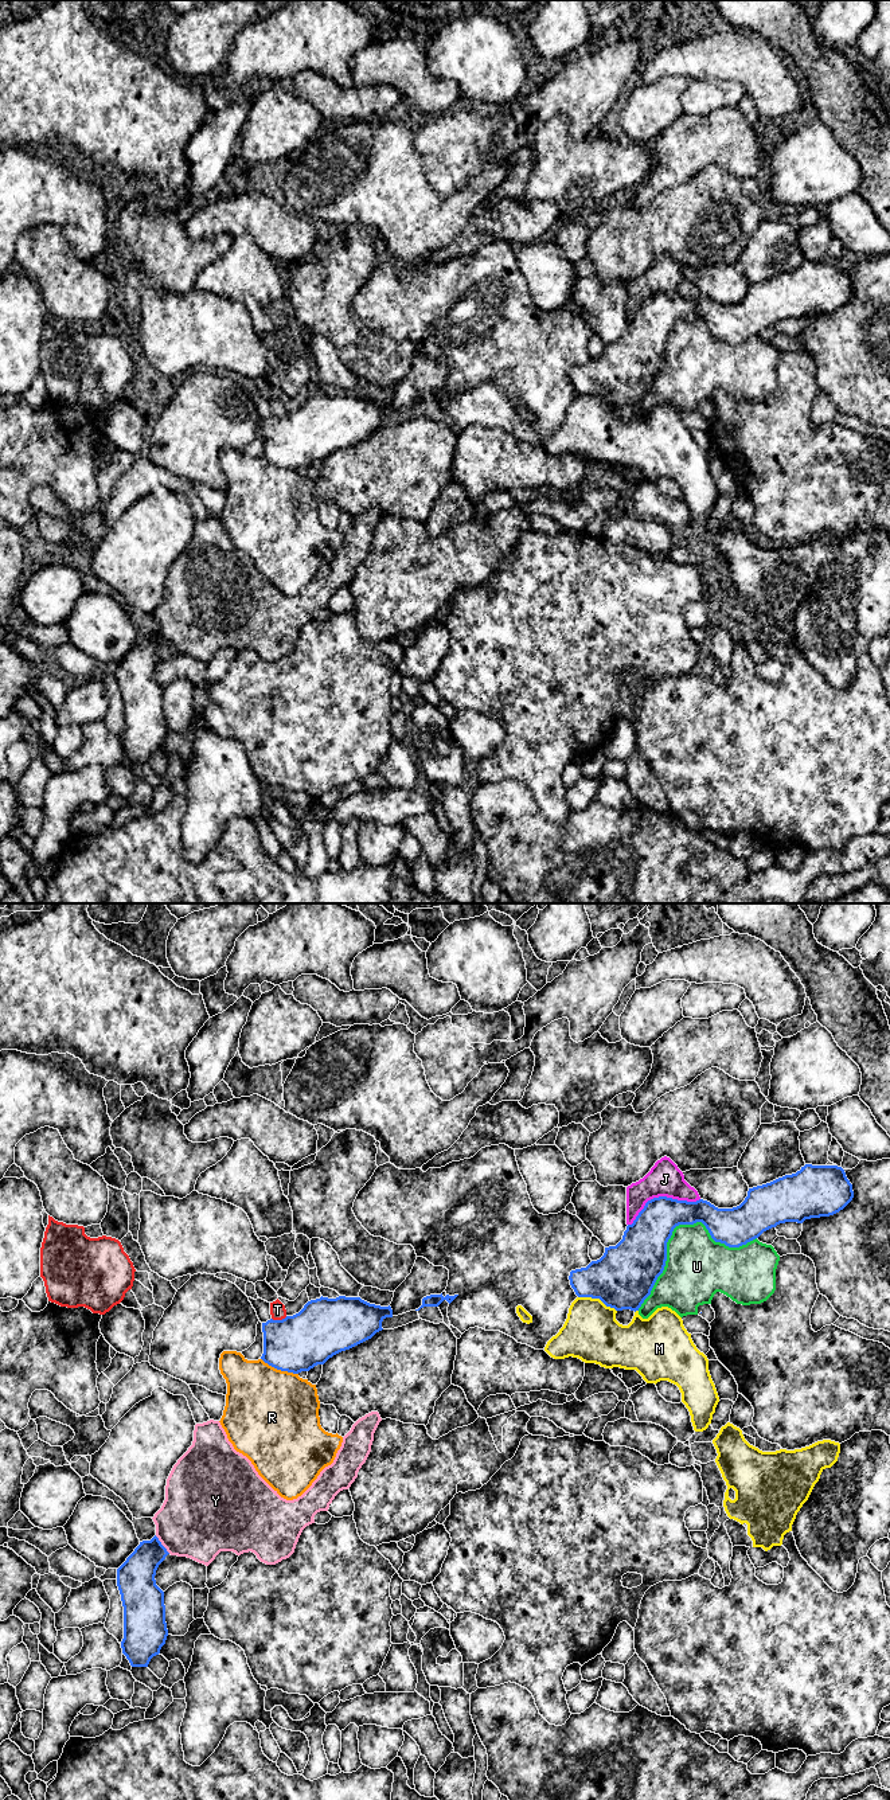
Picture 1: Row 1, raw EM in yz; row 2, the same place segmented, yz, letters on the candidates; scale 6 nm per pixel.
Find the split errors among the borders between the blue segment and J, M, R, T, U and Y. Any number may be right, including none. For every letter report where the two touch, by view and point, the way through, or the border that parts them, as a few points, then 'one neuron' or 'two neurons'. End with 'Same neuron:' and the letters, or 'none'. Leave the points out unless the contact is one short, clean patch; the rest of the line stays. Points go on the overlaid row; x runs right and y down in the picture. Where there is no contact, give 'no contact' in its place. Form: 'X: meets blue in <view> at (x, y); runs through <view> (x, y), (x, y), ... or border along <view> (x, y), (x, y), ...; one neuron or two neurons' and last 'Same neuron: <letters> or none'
J: meets blue in yz at (660, 1197); two neurons
M: meets blue in yz at (597, 1297); two neurons
R: meets blue in yz at (280, 1369); two neurons
T: meets blue in yz at (278, 1320); two neurons
U: meets blue in yz at (676, 1225); two neurons
Y: meets blue in yz at (162, 1545); two neurons
Same neuron: none

